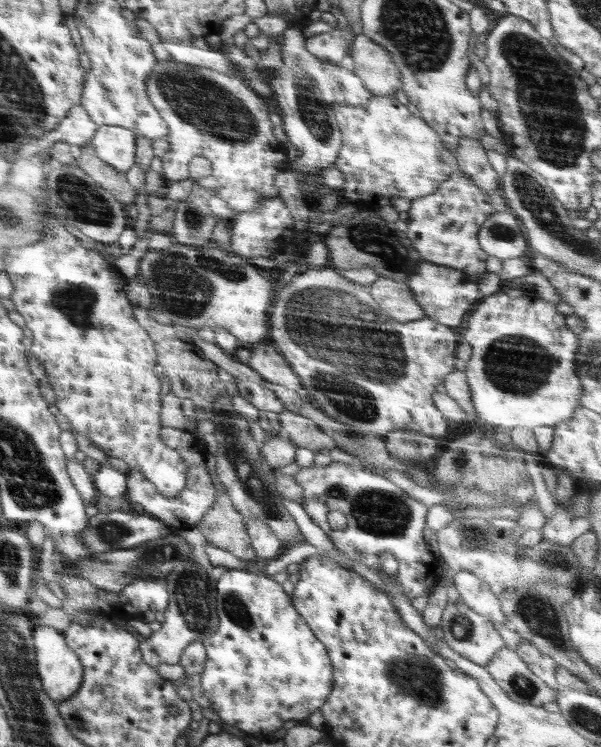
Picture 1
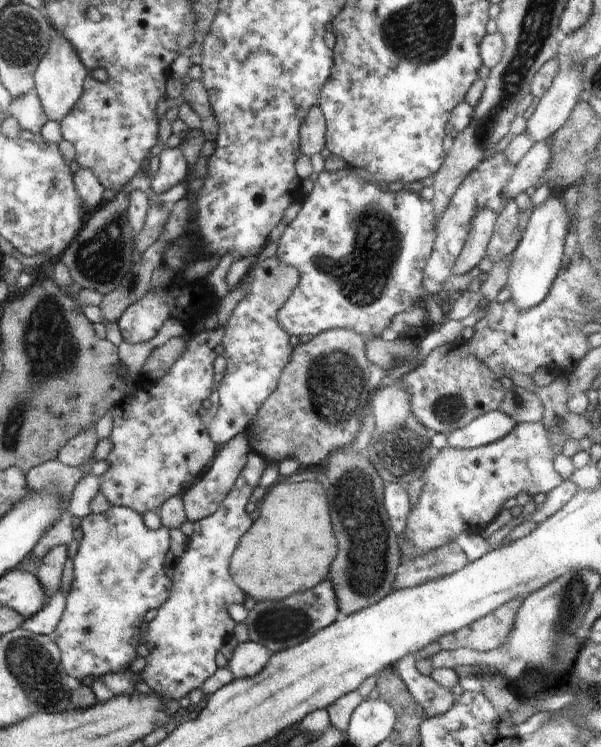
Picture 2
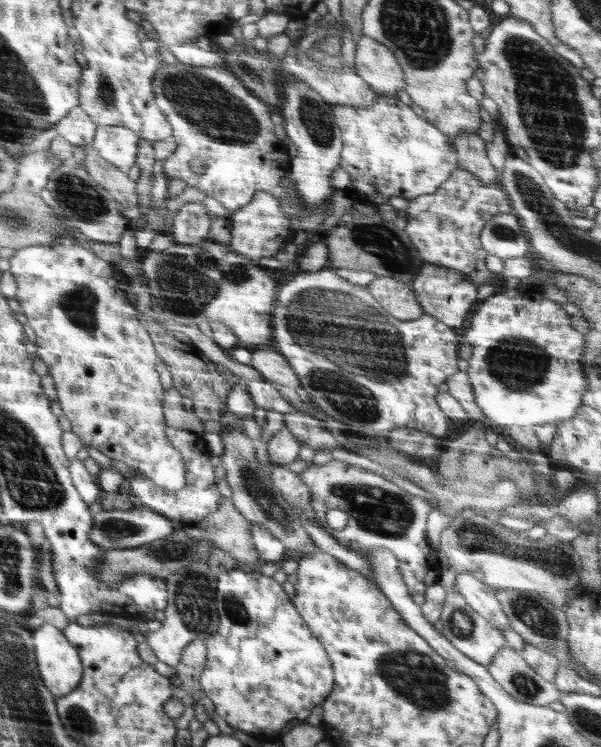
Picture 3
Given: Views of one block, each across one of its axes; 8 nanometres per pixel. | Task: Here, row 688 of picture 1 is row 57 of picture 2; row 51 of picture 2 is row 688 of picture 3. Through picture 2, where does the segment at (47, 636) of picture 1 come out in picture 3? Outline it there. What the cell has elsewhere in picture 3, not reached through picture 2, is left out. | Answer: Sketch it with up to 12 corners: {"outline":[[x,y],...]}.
{"outline":[[52,624],[32,631],[46,689],[62,697],[80,684],[78,650]]}

